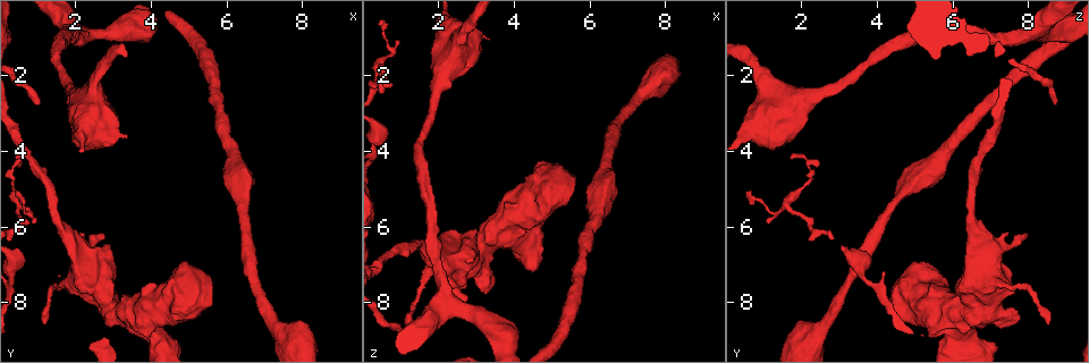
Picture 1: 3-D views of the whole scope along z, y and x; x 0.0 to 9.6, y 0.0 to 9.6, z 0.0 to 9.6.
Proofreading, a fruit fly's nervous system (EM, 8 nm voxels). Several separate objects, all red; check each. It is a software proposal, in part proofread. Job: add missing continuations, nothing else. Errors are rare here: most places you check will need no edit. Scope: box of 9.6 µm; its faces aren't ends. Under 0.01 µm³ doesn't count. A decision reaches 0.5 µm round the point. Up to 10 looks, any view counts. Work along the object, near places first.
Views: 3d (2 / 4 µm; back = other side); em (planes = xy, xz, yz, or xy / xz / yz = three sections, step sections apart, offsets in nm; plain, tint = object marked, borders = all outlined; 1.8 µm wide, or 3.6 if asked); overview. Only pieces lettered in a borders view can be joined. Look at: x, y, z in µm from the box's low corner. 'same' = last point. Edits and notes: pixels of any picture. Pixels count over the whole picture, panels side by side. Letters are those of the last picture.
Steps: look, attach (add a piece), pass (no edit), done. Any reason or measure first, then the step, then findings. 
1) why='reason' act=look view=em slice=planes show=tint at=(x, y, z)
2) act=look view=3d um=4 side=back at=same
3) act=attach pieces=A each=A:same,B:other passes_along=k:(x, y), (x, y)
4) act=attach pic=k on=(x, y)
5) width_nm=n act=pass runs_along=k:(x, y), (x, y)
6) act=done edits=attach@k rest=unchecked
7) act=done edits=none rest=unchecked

why='an open end' act=look view=3d um=2 at=(2.75, 6.20, 7.95)

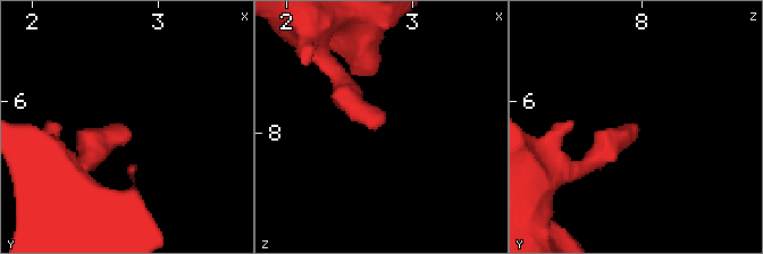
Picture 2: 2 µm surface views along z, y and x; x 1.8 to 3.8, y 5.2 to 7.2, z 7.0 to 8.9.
act=look view=em slice=planes show=borders at=(2.78, 6.20, 7.92)

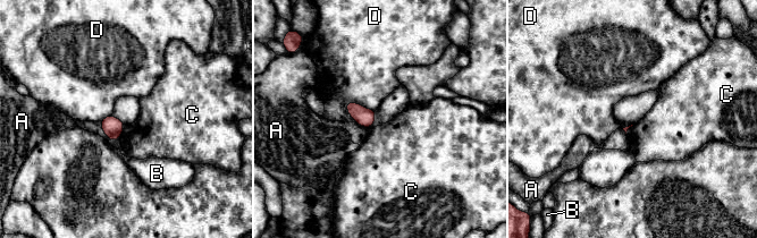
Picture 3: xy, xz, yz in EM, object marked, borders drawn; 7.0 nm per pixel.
act=pass each=A:other,B:other,C:other,D:other border=3:(125, 125), (116, 141) found='no lettered piece goes on from it'

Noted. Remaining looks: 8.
why='long arm stops here' act=look view=em slice=yz step=4 show=tint at=(1.10, 8.60, 8.45)

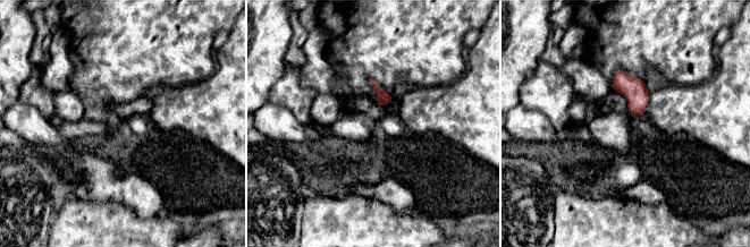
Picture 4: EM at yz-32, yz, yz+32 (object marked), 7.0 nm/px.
why='cut it another way' act=look view=em slice=planes show=borders at=same

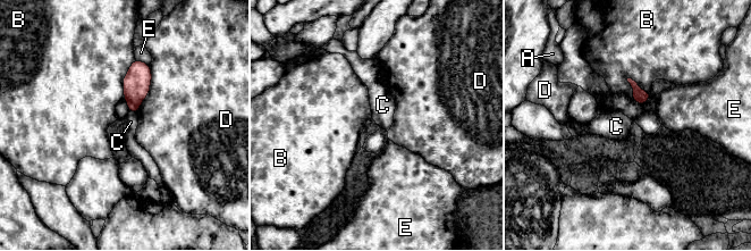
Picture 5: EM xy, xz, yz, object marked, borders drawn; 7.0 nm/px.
act=pass each=A:other,B:other,C:other,D:other,E:other border=5:(129, 111), (137, 114) found='none of them fits'

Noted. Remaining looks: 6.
why='tapers out' act=look view=3d um=2 at=(1.10, 2.80, 8.70)

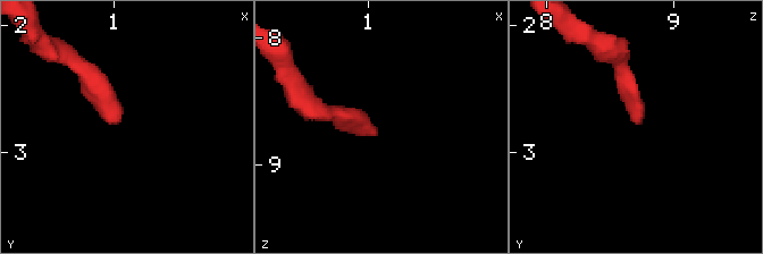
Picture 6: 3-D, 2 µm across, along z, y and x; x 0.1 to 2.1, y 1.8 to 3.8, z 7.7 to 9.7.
act=look view=em slice=xy step=16 show=plain at=(1.04, 2.74, 8.72)

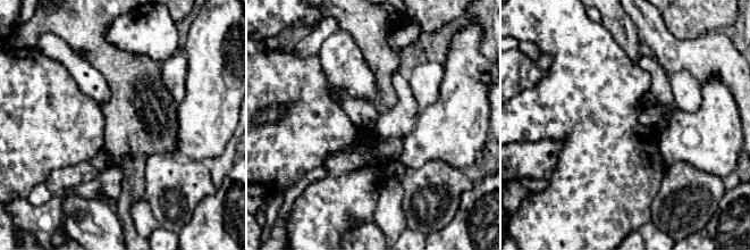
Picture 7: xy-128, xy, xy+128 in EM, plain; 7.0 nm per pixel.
why='what lies round it' act=look view=em slice=xy step=16 show=borders at=same

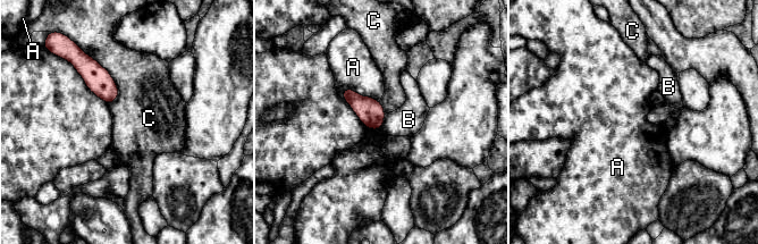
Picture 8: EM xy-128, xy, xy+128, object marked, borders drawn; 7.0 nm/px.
longest_contact=C:380nm act=pass each=A:other,B:other,C:other border=8:(90, 56), (117, 87), (109, 104) found='no lettered piece goes on from it'

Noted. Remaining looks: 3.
act=look view=em um=3.6 slice=planes show=borders at=(3.65, 8.30, 5.95)

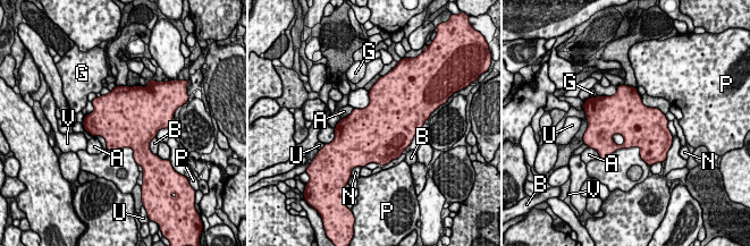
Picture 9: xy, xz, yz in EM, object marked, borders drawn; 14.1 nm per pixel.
act=pass each=A:other,B:other,G:other,N:other,P:other,U:other,V:other border=9:(354, 109), (342, 119) found='no lettered piece goes on from it'

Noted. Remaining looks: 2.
act=done edits=none rest=unchecked

